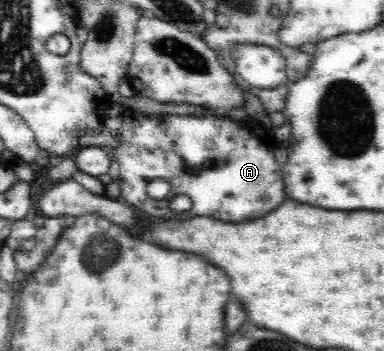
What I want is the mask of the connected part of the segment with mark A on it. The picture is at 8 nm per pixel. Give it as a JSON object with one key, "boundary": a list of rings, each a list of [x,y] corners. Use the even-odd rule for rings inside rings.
{"boundary":[[[127,110],[123,146],[115,150],[121,164],[121,194],[130,205],[137,206],[142,214],[158,216],[162,219],[190,219],[196,216],[217,218],[223,222],[241,222],[247,218],[261,218],[273,210],[285,194],[285,184],[279,164],[275,162],[271,150],[261,140],[261,130],[253,134],[248,126],[221,115],[173,115],[147,114]],[[153,180],[166,180],[171,184],[170,195],[165,200],[157,200],[147,195],[147,186]],[[175,196],[187,196],[191,208],[178,212],[169,204]]]}

